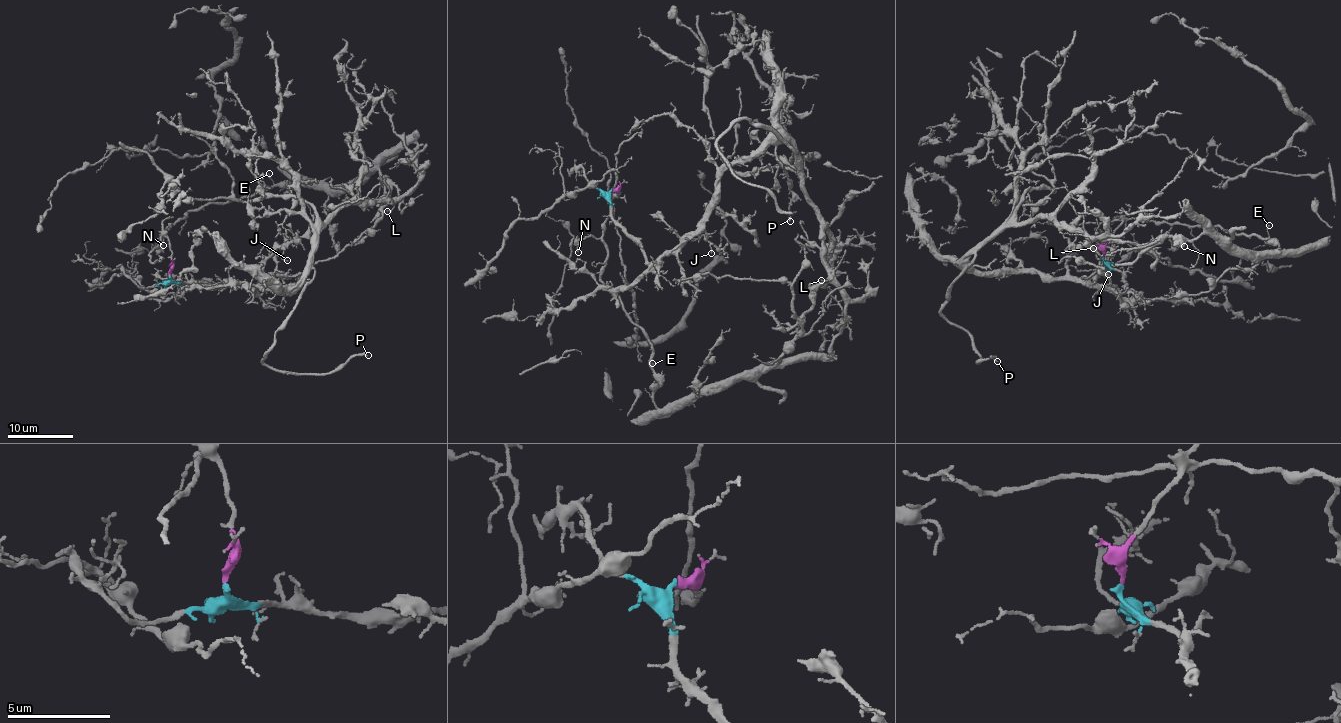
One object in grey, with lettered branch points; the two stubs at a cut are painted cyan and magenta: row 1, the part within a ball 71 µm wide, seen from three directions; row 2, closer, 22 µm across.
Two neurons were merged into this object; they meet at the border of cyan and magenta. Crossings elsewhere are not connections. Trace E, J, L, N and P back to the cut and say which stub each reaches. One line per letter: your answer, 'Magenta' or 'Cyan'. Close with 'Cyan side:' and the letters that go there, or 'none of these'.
E: Magenta
J: Cyan
L: Cyan
N: Magenta
P: Cyan
Cyan side: J, L, P

